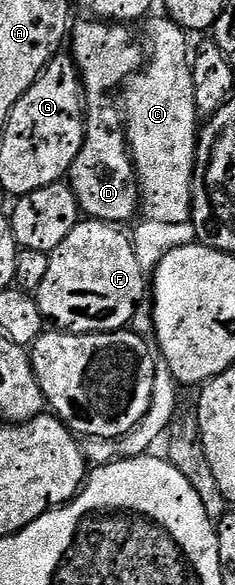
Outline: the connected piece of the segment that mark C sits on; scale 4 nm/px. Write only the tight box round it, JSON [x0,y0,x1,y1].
[124,16,200,223]

